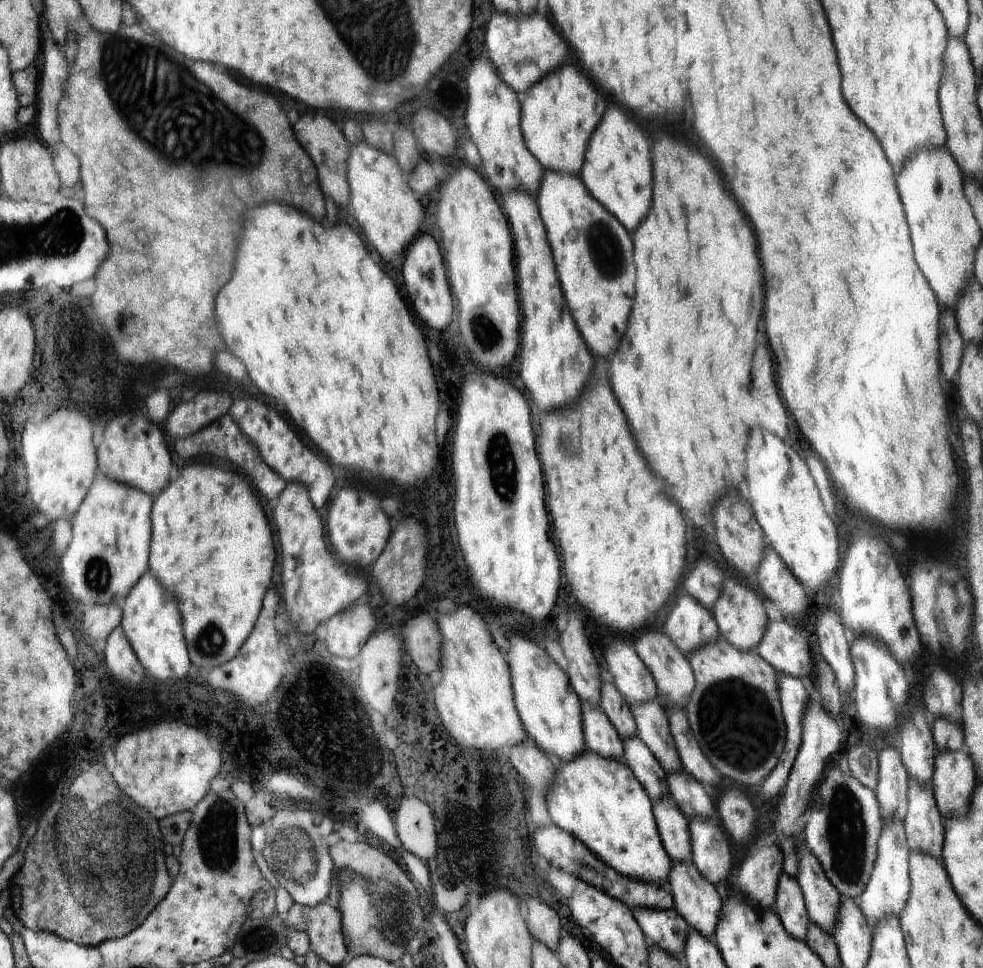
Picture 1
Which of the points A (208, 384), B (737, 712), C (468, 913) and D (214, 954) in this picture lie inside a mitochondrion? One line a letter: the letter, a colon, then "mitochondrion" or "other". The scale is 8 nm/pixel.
A: other
B: mitochondrion
C: other
D: other

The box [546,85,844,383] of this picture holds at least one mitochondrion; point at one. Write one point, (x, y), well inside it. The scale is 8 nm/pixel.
(603, 244)

